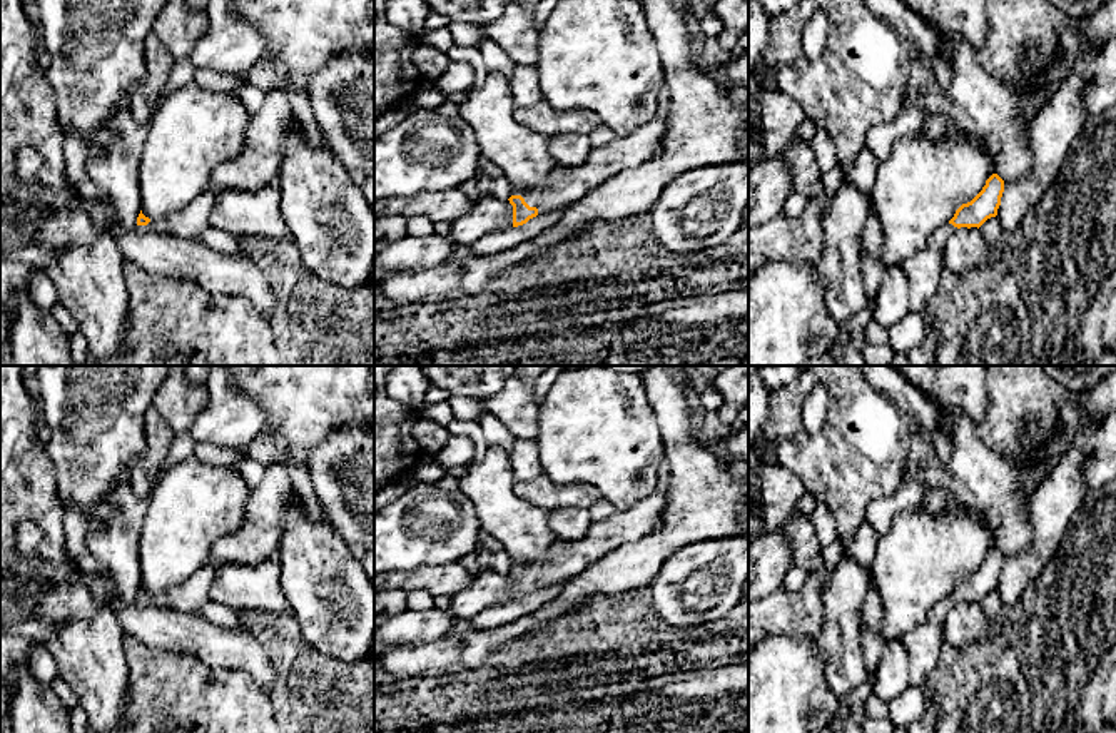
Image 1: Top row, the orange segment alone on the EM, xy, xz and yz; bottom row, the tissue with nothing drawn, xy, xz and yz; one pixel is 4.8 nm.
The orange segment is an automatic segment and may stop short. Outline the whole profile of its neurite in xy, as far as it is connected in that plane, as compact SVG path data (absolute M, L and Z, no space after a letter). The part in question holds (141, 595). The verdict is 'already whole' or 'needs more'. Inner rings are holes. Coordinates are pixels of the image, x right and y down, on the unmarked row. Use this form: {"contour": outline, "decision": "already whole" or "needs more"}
{"contour": "M211 558L187 581L162 593L150 594L140 584L135 603L140 608L160 606L182 613L197 613L205 603L211 601L211 586L214 584L216 571L217 563Z", "decision": "needs more"}

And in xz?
{"contour": "M665 479L652 494L633 508L615 511L610 518L593 521L576 541L556 539L535 563L513 561L513 601L526 598L538 588L571 581L605 554L653 533L667 518L668 493Z", "decision": "needs more"}

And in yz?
{"contour": "M992 548L982 564L967 578L962 578L954 591L946 596L927 618L916 624L902 643L909 651L909 685L924 688L927 676L937 666L944 638L944 618L961 601L981 601L987 593L997 589L1004 554Z", "decision": "needs more"}

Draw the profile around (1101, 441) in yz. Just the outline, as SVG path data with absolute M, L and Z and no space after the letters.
M1116 409L1086 434L1083 446L1091 452L1084 464L1084 483L1088 496L1094 496L1116 479Z

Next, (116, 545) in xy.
M120 481L92 514L104 523L87 536L87 548L109 573L107 579L94 579L80 574L94 599L109 606L115 596L125 603L135 603L142 584L139 561L139 541L147 501L137 499L127 481Z

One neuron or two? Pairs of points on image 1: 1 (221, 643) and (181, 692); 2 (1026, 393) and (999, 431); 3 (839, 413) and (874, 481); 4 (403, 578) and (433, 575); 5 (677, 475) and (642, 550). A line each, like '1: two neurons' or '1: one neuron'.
1: two neurons
2: one neuron
3: one neuron
4: one neuron
5: one neuron

